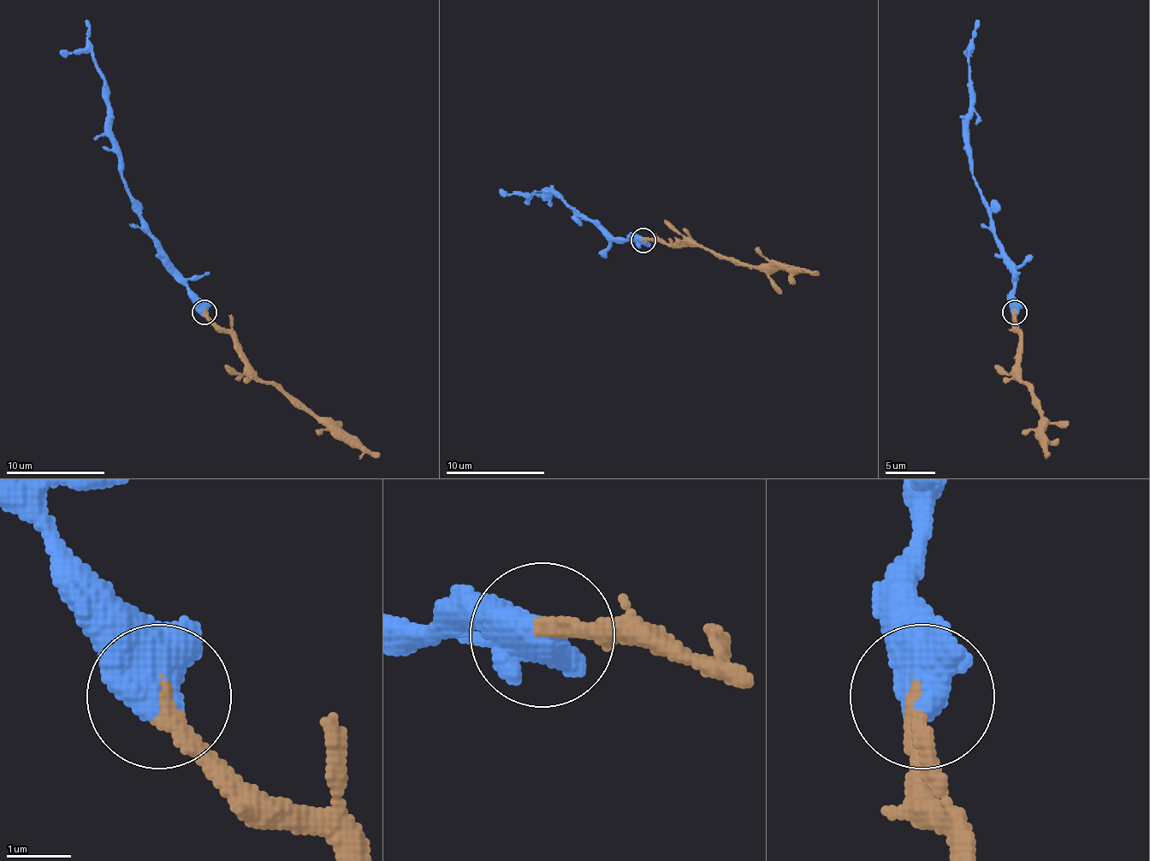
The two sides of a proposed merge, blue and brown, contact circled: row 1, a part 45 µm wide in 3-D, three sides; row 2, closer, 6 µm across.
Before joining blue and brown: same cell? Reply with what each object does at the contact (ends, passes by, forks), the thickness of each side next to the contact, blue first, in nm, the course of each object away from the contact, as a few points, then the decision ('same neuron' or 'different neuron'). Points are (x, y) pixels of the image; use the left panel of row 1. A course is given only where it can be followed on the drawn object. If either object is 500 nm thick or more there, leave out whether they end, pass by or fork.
600/320 nm | blue via (204, 311), (204, 304), (150, 232), (120, 175), (120, 150), (110, 130), (108, 86), (93, 56), (85, 20) | brown via (204, 311), (232, 336), (237, 353), (257, 376), (304, 403), (378, 458) | same neuron

